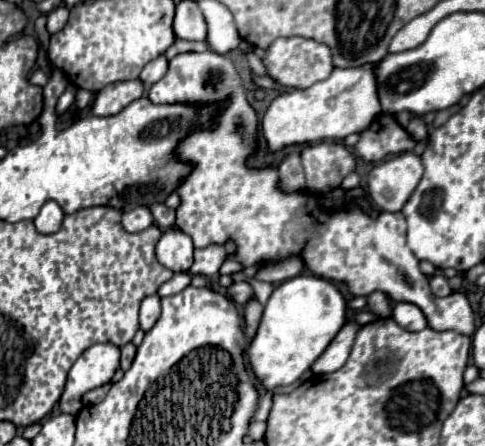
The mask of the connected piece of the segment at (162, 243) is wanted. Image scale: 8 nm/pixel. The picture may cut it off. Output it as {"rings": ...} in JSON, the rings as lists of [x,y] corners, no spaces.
{"rings":[[[176,227],[162,231],[162,237],[156,243],[158,261],[162,265],[166,265],[168,269],[172,269],[174,273],[190,269],[190,265],[194,261],[192,251],[194,251],[192,239]]]}

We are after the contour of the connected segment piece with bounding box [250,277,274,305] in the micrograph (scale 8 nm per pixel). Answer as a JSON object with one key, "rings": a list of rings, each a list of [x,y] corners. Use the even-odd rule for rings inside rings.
{"rings":[[[254,277],[250,279],[250,285],[252,285],[252,289],[254,289],[254,295],[256,295],[256,299],[258,299],[262,305],[266,305],[266,301],[268,301],[270,293],[274,291],[274,287],[272,287],[270,283],[264,283],[264,281],[256,281]]]}

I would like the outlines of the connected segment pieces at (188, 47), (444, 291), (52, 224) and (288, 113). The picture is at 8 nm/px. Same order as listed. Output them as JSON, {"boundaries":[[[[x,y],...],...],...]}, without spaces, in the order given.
{"boundaries":[[[[176,41],[168,51],[166,51],[166,57],[172,59],[172,49],[174,53],[184,53],[184,51],[206,51],[208,49],[208,43],[206,41]]],[[[436,273],[430,277],[430,287],[432,287],[432,293],[438,295],[438,297],[446,297],[452,293],[450,285],[448,285],[448,279],[442,275],[442,273]]],[[[46,201],[38,217],[34,219],[34,225],[38,233],[56,233],[62,225],[62,219],[64,219],[64,211],[60,209],[60,205],[56,201]]],[[[360,65],[358,69],[334,69],[324,81],[314,83],[310,89],[294,89],[292,93],[278,95],[264,119],[262,129],[270,151],[294,143],[314,143],[324,139],[344,139],[350,133],[362,133],[372,119],[382,111],[378,105],[378,83],[374,81],[374,65]]]]}

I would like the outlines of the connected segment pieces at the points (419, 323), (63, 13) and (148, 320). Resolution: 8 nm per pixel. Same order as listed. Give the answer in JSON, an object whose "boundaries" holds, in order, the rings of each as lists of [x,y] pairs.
{"boundaries":[[[[396,303],[392,307],[392,319],[408,331],[420,331],[428,325],[422,309],[418,309],[414,303]]],[[[58,7],[58,9],[54,9],[54,11],[50,11],[48,13],[48,33],[56,33],[56,31],[60,31],[64,25],[66,25],[66,21],[68,21],[68,7]]],[[[150,295],[142,301],[140,307],[140,327],[144,331],[148,331],[160,317],[160,297],[158,295]]]]}

